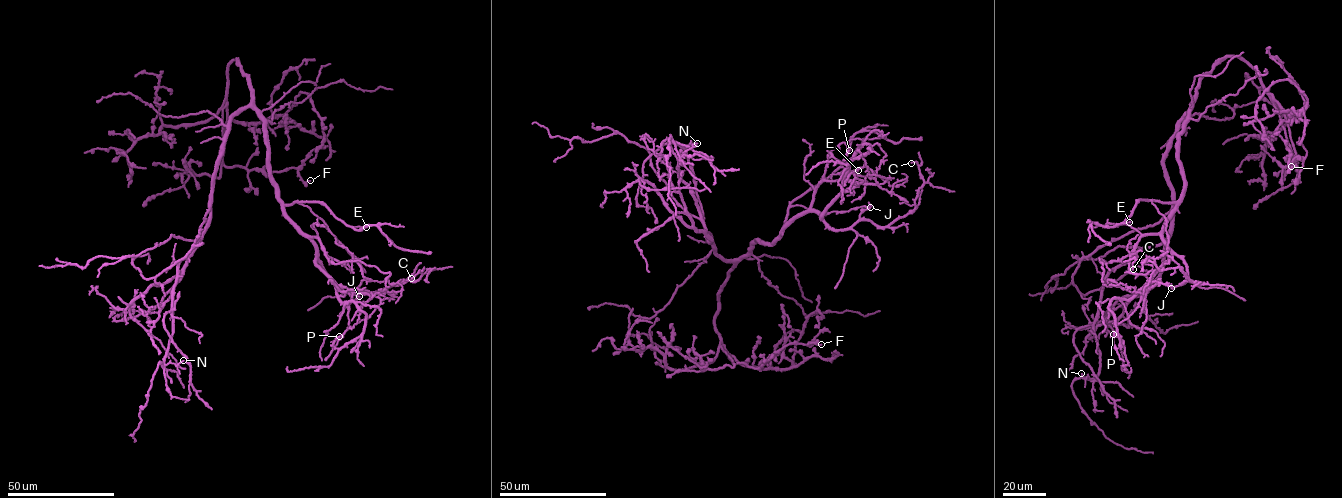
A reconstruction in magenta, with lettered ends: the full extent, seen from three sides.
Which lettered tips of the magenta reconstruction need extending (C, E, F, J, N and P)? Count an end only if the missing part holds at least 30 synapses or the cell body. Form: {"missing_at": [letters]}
{"missing_at": ["E"]}

